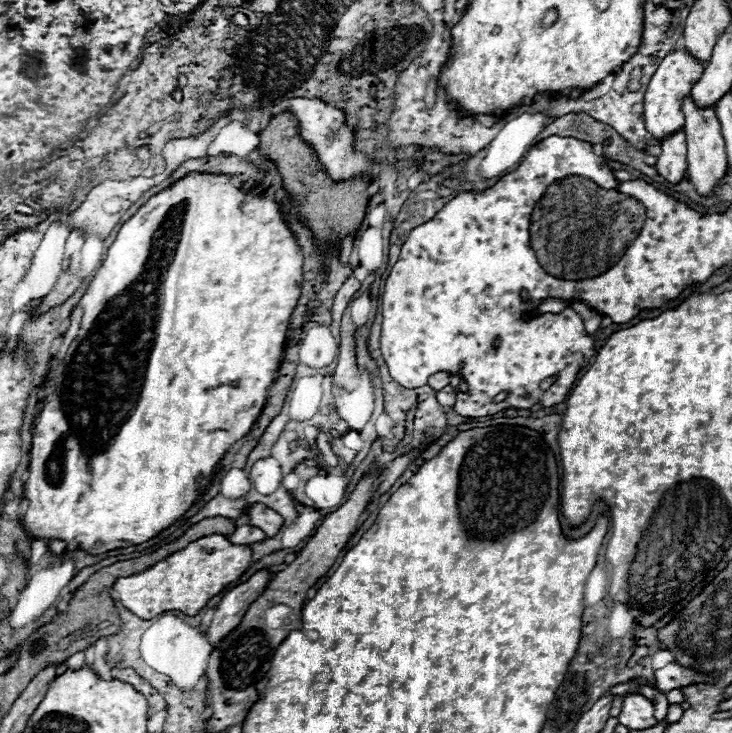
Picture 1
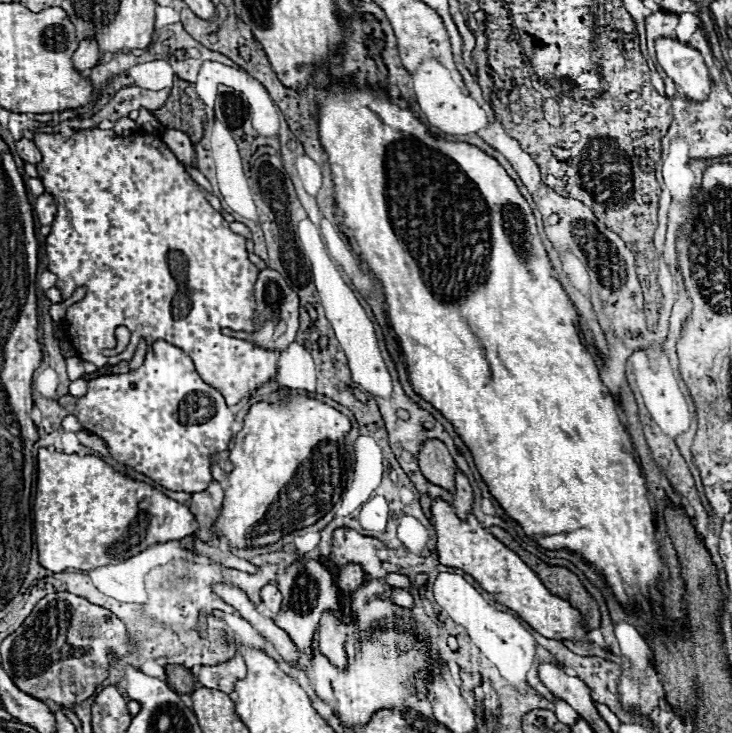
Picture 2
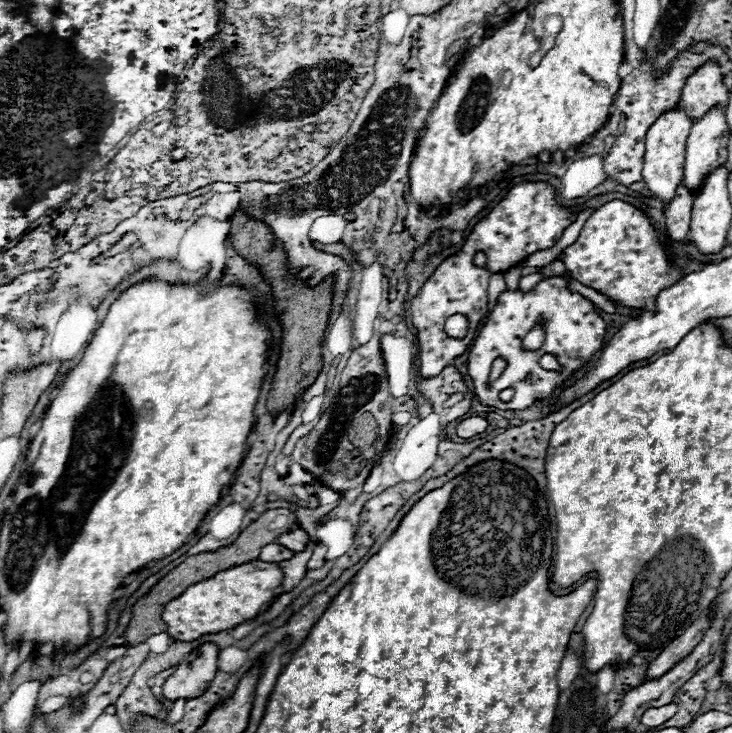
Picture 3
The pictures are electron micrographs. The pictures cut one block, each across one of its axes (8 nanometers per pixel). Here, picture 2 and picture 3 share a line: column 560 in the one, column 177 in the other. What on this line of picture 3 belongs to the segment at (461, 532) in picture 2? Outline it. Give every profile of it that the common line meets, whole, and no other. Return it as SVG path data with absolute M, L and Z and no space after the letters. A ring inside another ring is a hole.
M252 560L248 564L218 572L216 576L190 586L182 596L166 604L162 620L168 624L168 634L180 642L194 642L204 634L216 634L236 628L260 614L262 606L270 606L276 598L274 590L282 584L284 574L278 564Z

